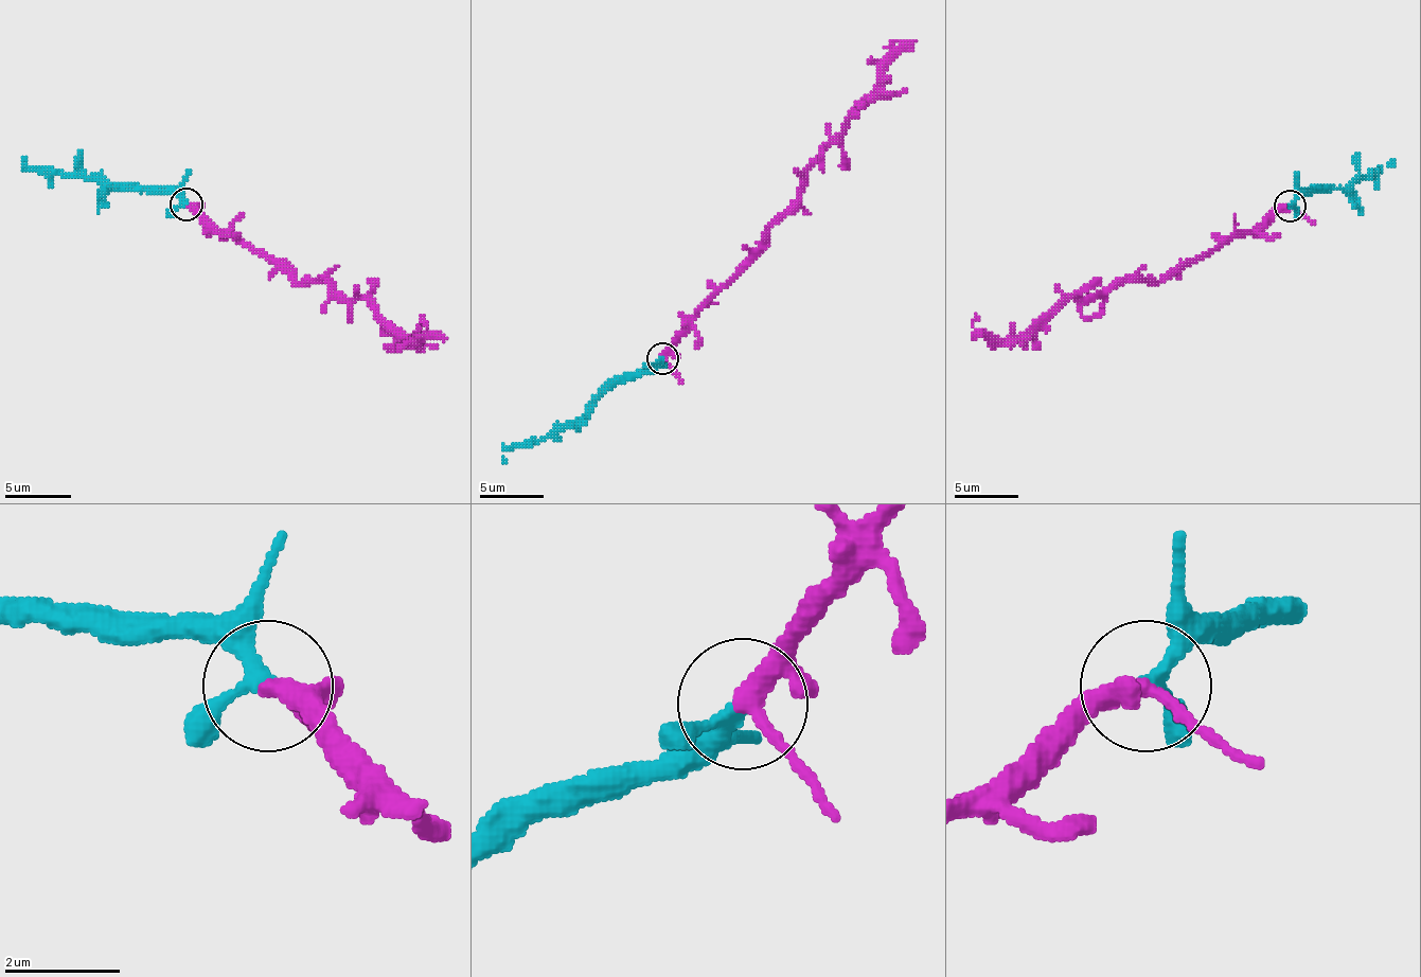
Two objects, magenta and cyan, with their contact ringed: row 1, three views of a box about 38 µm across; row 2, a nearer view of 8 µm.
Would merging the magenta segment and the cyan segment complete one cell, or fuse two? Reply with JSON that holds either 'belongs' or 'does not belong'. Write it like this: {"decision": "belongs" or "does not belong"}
{"decision": "belongs"}

